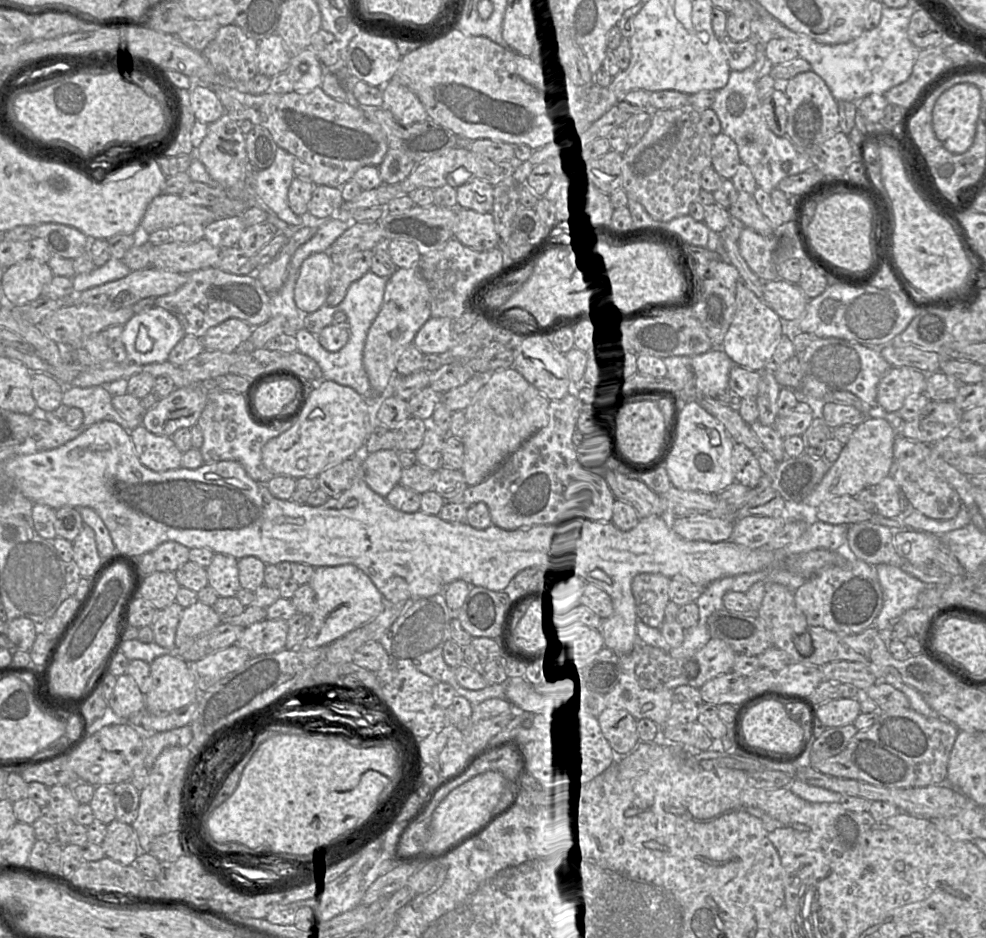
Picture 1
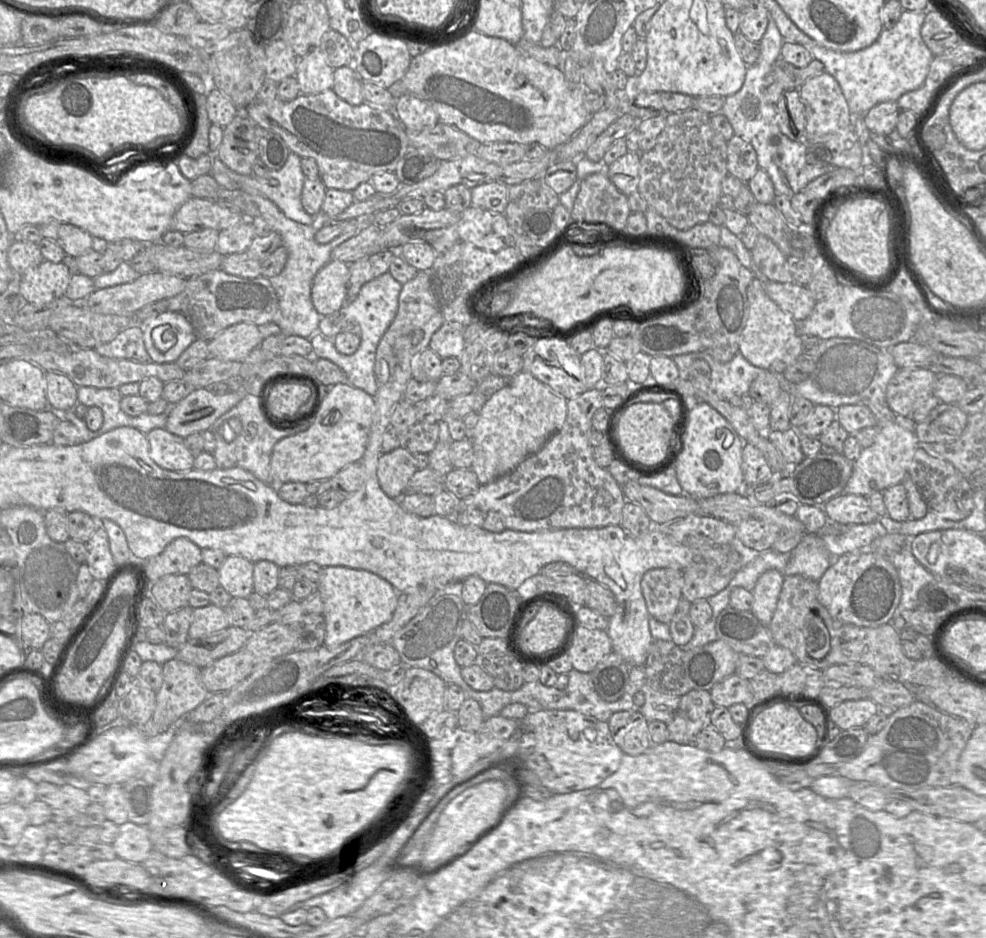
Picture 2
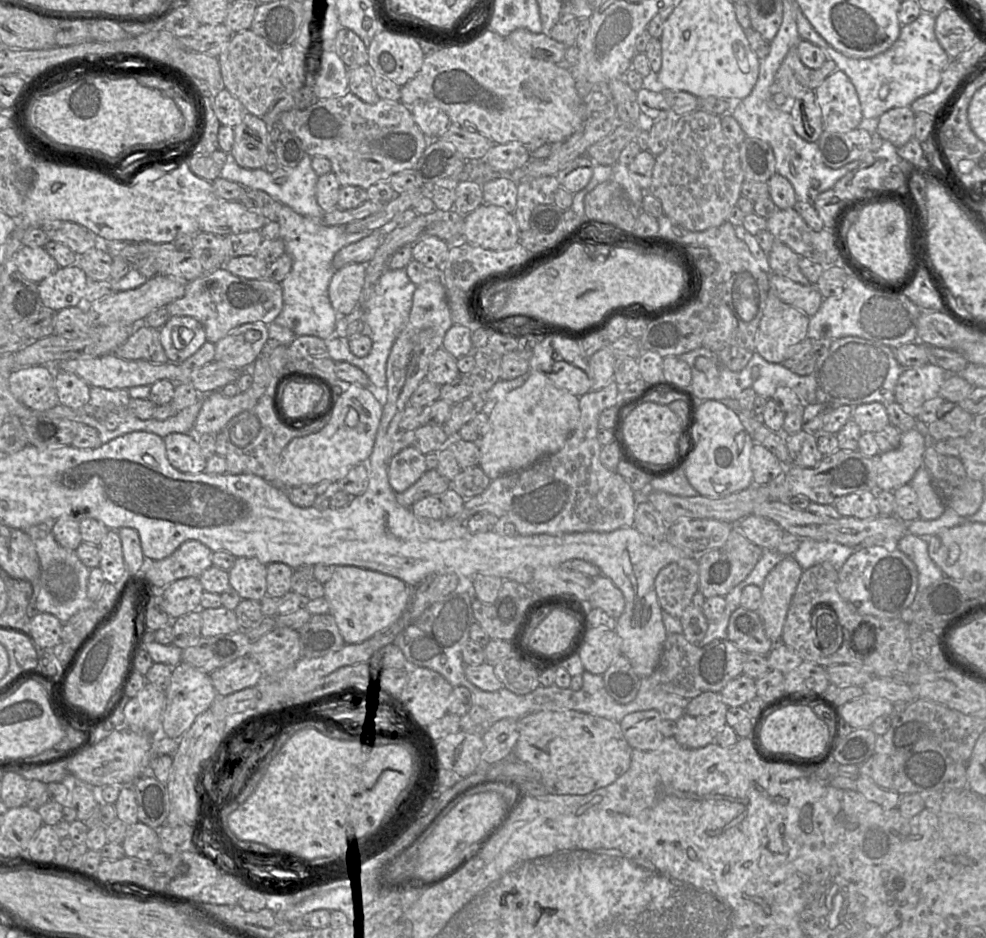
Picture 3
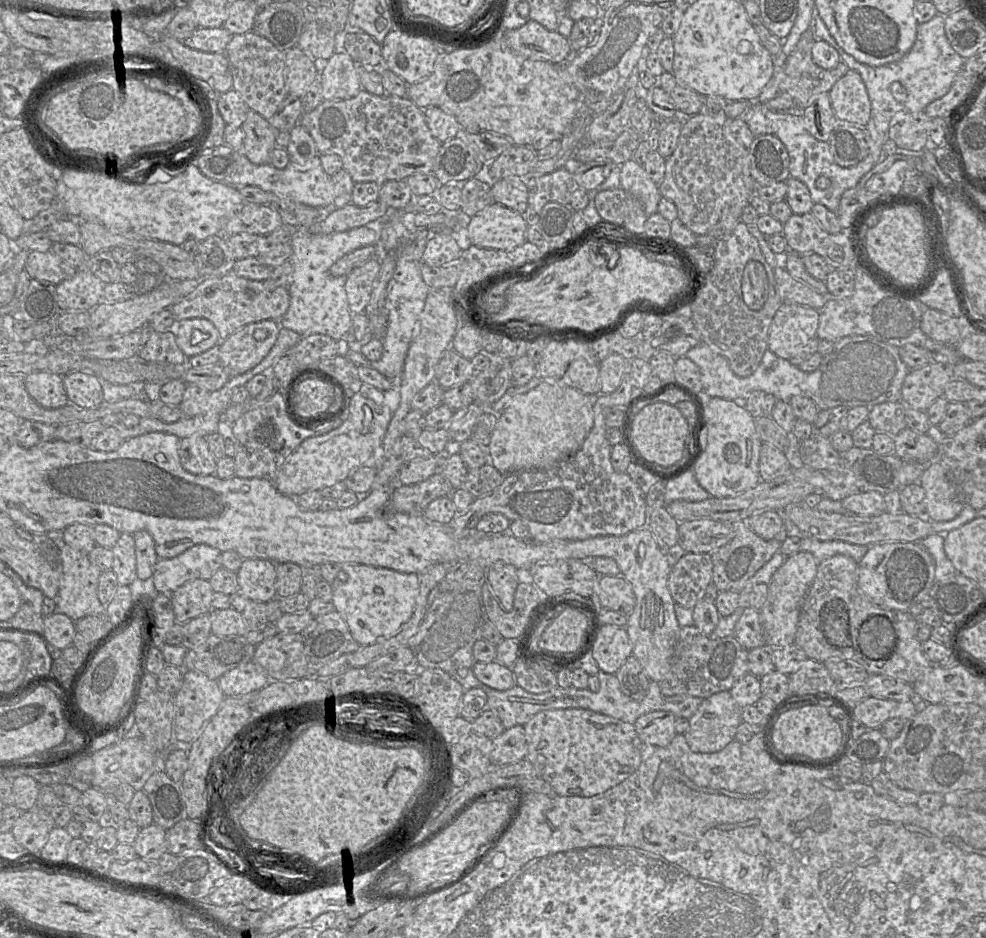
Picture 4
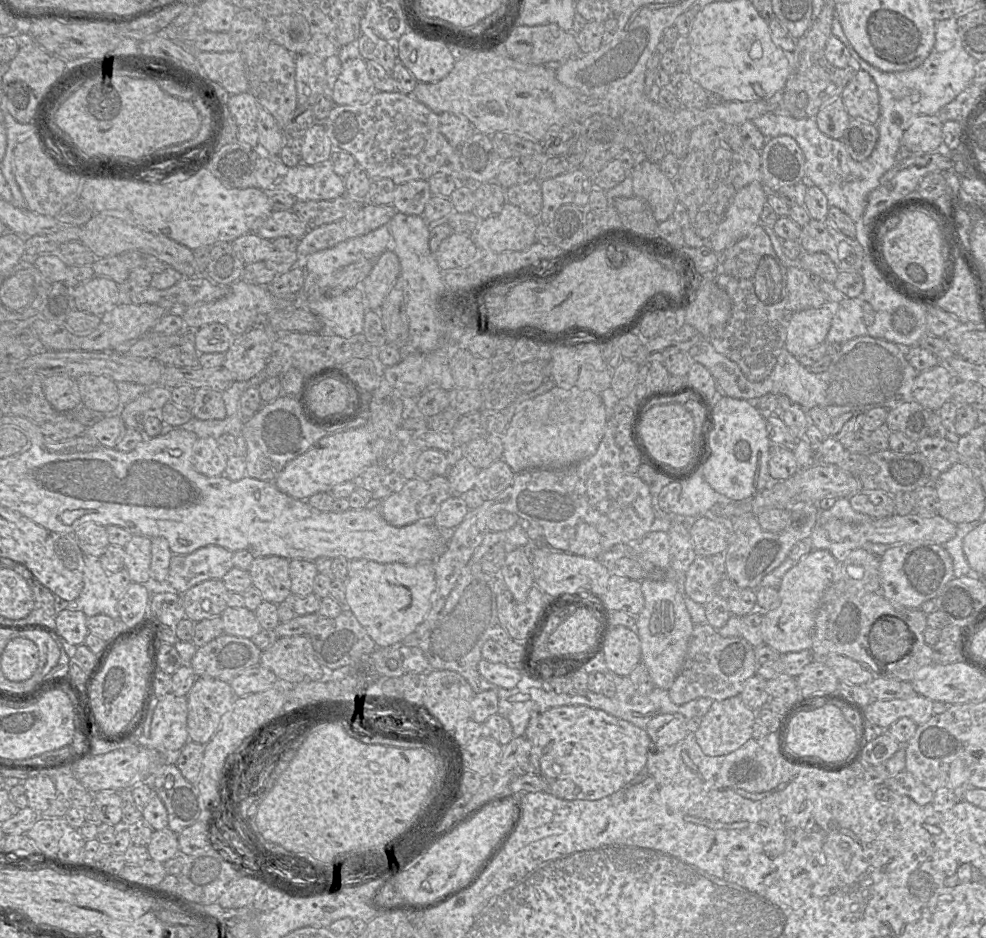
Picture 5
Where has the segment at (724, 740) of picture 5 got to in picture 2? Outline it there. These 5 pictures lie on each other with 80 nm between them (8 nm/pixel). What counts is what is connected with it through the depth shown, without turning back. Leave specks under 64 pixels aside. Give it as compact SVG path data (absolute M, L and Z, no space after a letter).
M691 690L680 696L672 720L667 723L669 740L682 745L692 745L696 736L710 725L710 715L715 708L707 690Z

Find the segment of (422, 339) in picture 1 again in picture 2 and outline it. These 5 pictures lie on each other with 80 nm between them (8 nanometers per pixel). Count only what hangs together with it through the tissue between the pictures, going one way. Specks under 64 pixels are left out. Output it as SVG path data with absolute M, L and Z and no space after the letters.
M445 321L432 335L429 349L443 359L460 357L465 347L464 329L460 323Z

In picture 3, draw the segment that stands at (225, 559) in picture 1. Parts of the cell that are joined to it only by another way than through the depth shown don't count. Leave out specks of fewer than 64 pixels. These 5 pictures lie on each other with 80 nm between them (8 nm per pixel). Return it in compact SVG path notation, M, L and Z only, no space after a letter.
M238 557L228 573L231 588L242 599L260 601L266 596L267 565L256 558Z

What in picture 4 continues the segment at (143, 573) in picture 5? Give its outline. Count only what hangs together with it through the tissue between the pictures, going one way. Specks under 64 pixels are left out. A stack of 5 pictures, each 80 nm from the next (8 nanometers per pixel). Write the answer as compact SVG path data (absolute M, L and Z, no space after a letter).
M121 533L111 548L114 554L112 570L120 585L129 585L138 578L136 571L135 541L133 534Z

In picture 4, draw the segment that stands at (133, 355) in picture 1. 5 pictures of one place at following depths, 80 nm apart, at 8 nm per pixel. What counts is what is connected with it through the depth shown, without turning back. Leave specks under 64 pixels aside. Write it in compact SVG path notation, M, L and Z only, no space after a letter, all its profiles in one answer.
M204 318L177 321L174 335L178 347L187 358L205 352L221 342L217 328Z

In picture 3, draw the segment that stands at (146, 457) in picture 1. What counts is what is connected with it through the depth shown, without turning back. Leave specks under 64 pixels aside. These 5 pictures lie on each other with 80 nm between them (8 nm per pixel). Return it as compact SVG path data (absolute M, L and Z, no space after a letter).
M171 433L163 438L167 458L173 467L191 474L204 472L207 458L202 454L195 434Z

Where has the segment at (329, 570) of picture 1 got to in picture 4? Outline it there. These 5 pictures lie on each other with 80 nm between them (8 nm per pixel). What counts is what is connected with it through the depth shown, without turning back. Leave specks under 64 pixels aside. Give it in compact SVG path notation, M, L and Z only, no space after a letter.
M356 563L341 564L341 570L331 584L333 588L332 603L334 610L341 615L352 637L361 646L385 640L397 632L411 618L419 593L418 574L403 573L388 568Z

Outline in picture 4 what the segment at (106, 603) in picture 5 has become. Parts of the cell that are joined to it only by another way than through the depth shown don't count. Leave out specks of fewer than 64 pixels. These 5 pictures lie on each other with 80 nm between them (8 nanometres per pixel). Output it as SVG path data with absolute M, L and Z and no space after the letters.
M51 531L47 535L54 541L60 554L61 583L59 591L55 599L48 599L54 600L54 611L63 613L74 621L91 614L107 614L105 605L98 598L98 583L102 571L91 563L88 553L79 552L67 545L63 539L62 531Z

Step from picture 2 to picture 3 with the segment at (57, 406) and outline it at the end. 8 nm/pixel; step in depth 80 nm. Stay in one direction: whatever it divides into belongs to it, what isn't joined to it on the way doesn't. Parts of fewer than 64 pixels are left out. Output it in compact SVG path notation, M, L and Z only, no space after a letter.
M56 372L55 387L60 405L72 409L80 409L88 405L91 386L75 374Z

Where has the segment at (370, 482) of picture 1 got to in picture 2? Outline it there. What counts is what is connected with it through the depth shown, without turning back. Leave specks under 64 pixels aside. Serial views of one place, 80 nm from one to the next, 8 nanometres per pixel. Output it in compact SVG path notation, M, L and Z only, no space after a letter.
M399 447L379 458L377 465L379 485L388 497L398 500L408 491L409 481L417 470L413 453L405 447Z

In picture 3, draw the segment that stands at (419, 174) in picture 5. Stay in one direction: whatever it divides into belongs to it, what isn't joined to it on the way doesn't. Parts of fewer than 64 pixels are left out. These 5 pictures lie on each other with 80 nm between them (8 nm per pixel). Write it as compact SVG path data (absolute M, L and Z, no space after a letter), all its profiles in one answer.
M353 93L332 98L314 98L314 103L306 108L293 108L279 117L279 124L295 135L302 143L307 155L323 156L331 162L333 172L341 186L359 186L367 189L380 180L406 171L415 170L430 139L416 124L411 110L401 101L379 100L369 104Z

